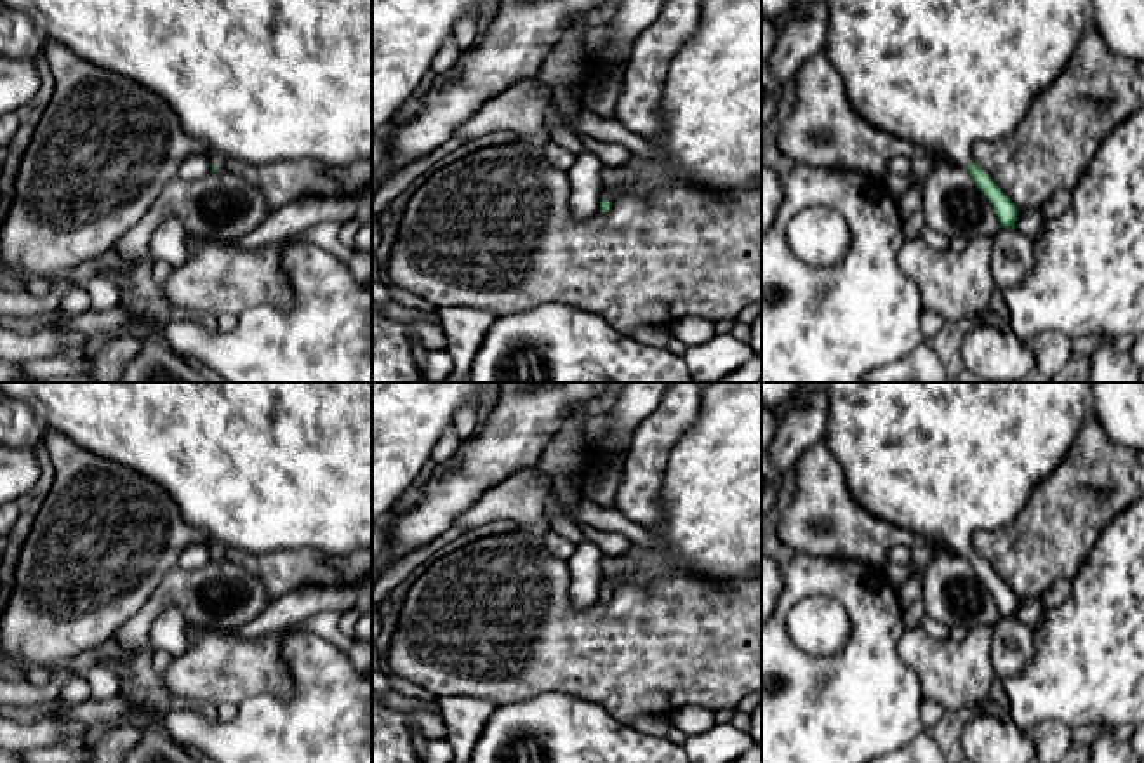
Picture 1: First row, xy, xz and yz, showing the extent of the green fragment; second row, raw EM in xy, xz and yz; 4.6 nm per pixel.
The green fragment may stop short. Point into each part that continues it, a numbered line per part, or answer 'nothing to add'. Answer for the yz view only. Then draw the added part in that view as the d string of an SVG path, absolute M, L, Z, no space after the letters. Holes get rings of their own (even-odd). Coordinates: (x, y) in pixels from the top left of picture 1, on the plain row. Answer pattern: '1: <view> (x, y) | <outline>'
1: yz (941, 459) | M829 382L826 445L841 464L854 501L878 520L909 530L920 539L932 539L968 558L972 537L979 530L998 530L1012 523L1028 504L1036 487L1059 466L1094 412L1092 382Z

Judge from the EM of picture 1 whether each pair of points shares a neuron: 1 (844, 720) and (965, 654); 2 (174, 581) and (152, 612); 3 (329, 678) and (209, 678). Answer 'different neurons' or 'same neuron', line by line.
1: different neurons
2: same neuron
3: different neurons

